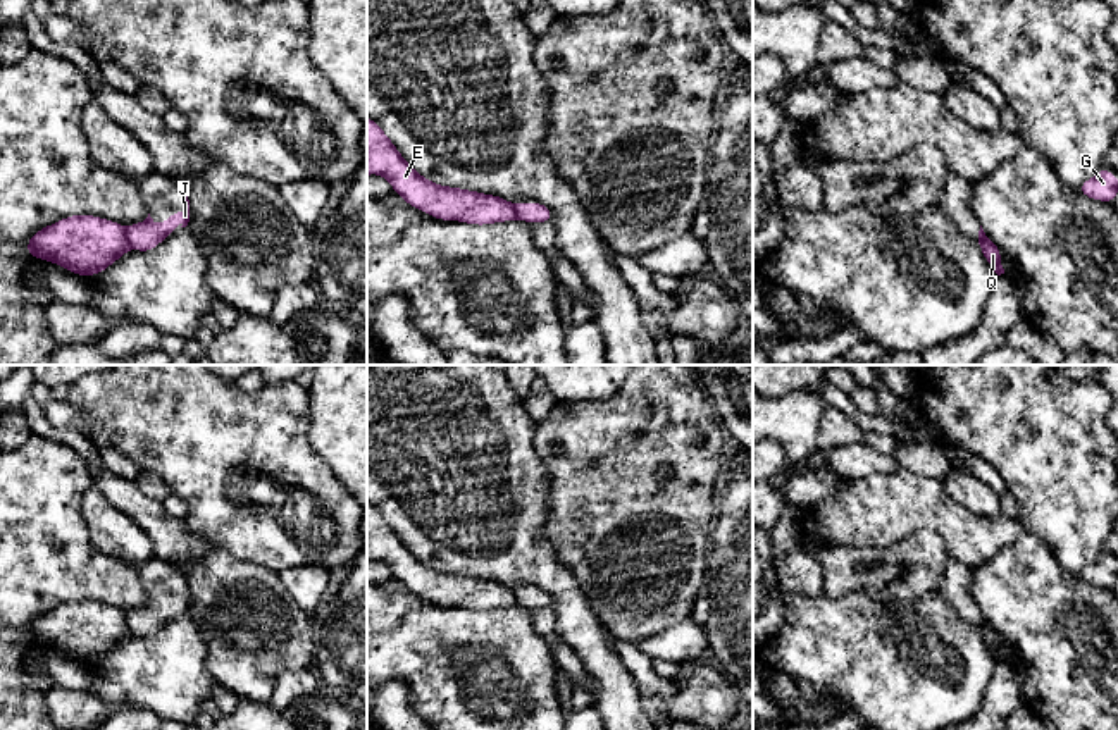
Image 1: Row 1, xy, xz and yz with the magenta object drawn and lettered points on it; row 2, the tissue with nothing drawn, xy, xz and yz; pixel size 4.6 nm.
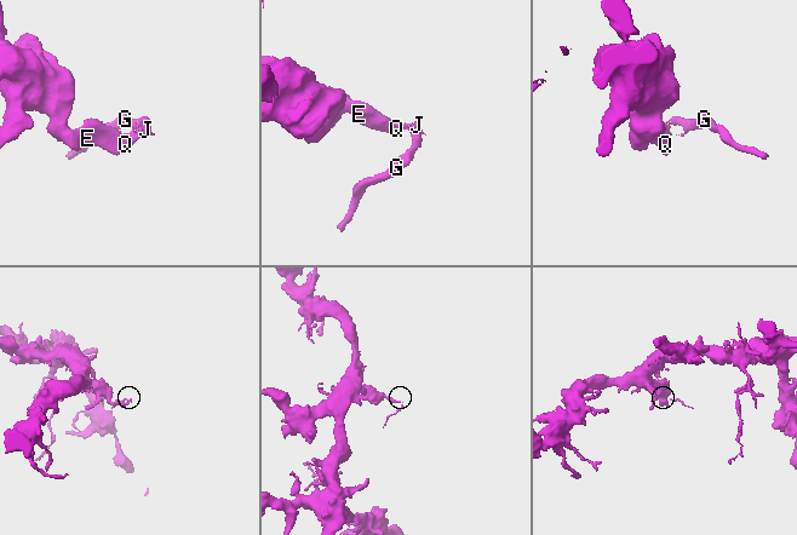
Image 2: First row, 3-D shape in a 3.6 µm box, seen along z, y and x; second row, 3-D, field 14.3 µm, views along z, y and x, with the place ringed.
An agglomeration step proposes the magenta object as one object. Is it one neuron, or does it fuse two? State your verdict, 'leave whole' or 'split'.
split

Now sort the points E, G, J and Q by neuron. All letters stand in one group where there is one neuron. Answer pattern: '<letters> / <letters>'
E Q / G J

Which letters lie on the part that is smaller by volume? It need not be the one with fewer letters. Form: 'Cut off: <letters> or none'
Cut off: G, J

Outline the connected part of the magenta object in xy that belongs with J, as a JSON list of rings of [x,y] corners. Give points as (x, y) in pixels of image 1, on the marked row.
[[[186,195],[181,200],[181,203],[183,203],[183,213],[177,215],[174,210],[169,210],[169,217],[165,219],[165,224],[162,227],[158,227],[153,222],[150,213],[141,224],[127,226],[126,236],[127,236],[129,246],[138,251],[152,251],[157,248],[160,241],[164,241],[174,231],[186,227],[189,222],[189,200]]]

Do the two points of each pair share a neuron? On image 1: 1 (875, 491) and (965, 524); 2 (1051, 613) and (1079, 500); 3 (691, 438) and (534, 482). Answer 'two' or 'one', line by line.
1: one
2: two
3: two

